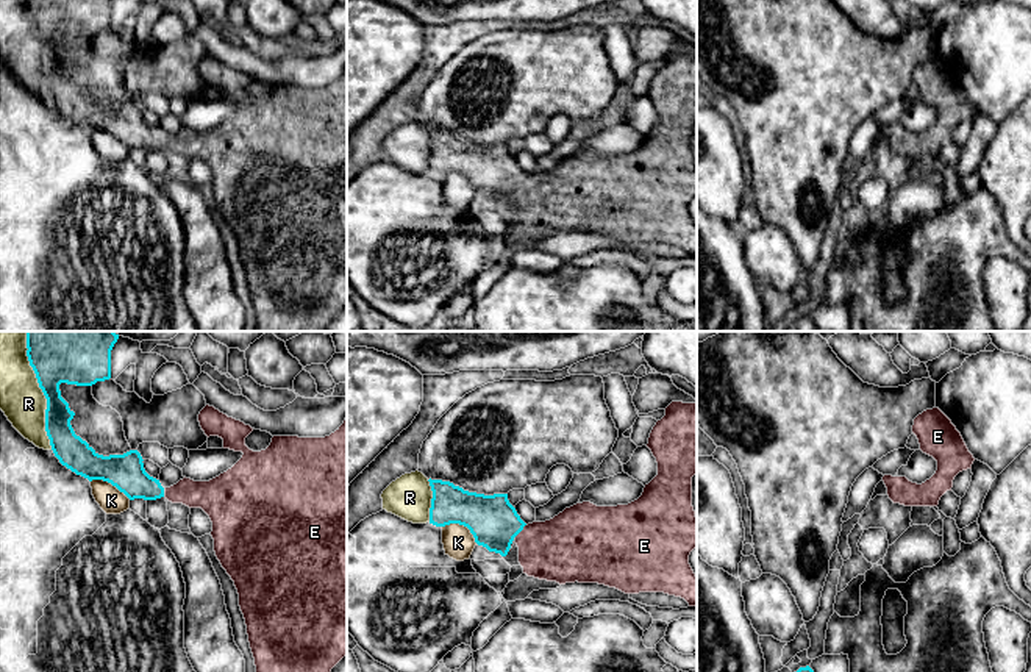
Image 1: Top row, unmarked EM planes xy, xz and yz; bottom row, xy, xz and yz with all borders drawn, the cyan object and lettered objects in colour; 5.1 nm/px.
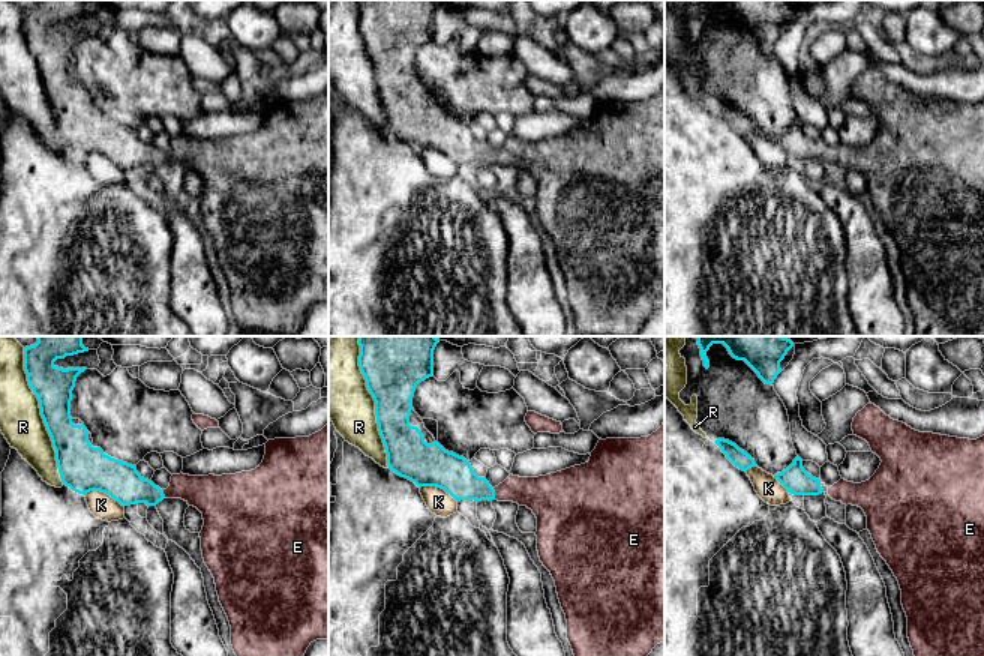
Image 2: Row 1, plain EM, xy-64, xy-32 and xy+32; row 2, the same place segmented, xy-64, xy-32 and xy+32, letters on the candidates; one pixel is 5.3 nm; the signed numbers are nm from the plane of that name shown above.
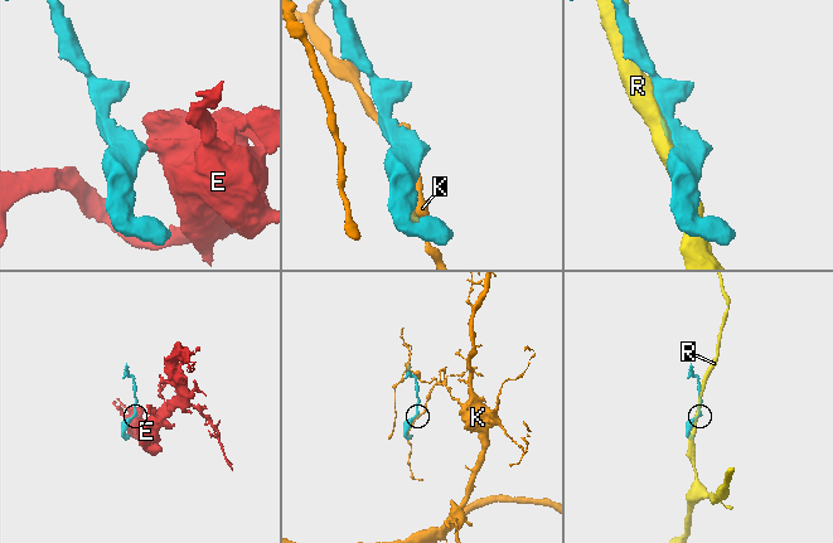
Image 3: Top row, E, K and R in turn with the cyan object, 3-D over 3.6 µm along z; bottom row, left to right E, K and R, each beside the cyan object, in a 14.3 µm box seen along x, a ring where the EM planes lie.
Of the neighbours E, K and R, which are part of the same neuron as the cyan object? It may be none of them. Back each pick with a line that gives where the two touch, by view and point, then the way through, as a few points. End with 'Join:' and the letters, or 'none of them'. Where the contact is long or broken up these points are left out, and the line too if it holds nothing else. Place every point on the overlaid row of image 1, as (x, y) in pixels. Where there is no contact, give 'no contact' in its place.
E: meets cyan in xz at (520, 530); runs through xz (494, 522), (520, 530), (545, 549), (564, 549)
Join: E

